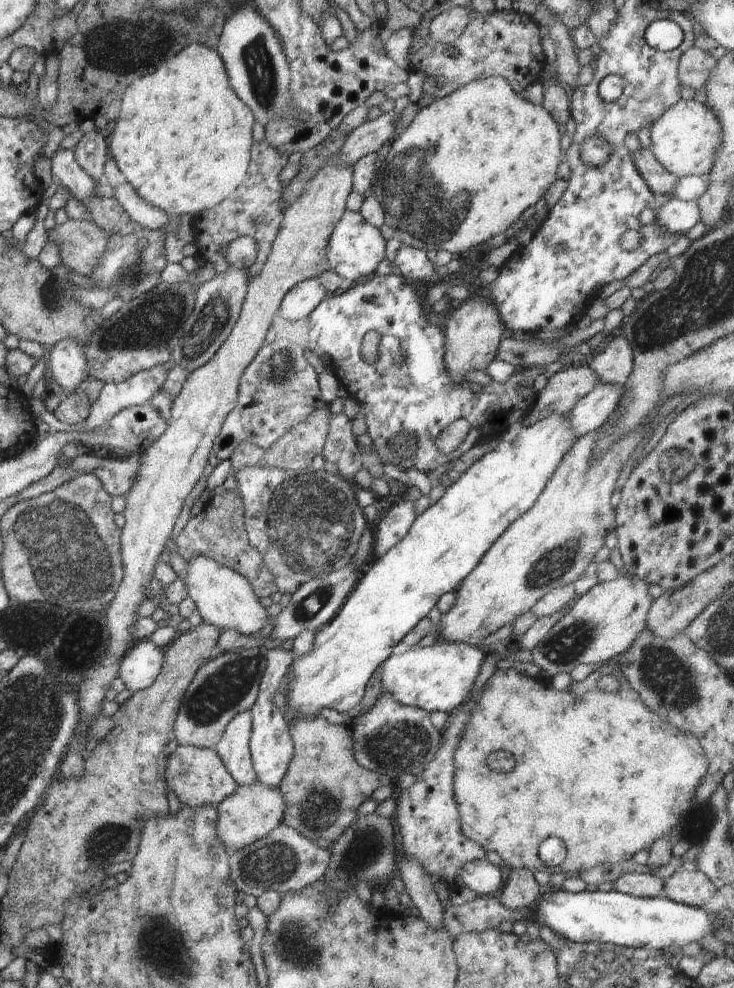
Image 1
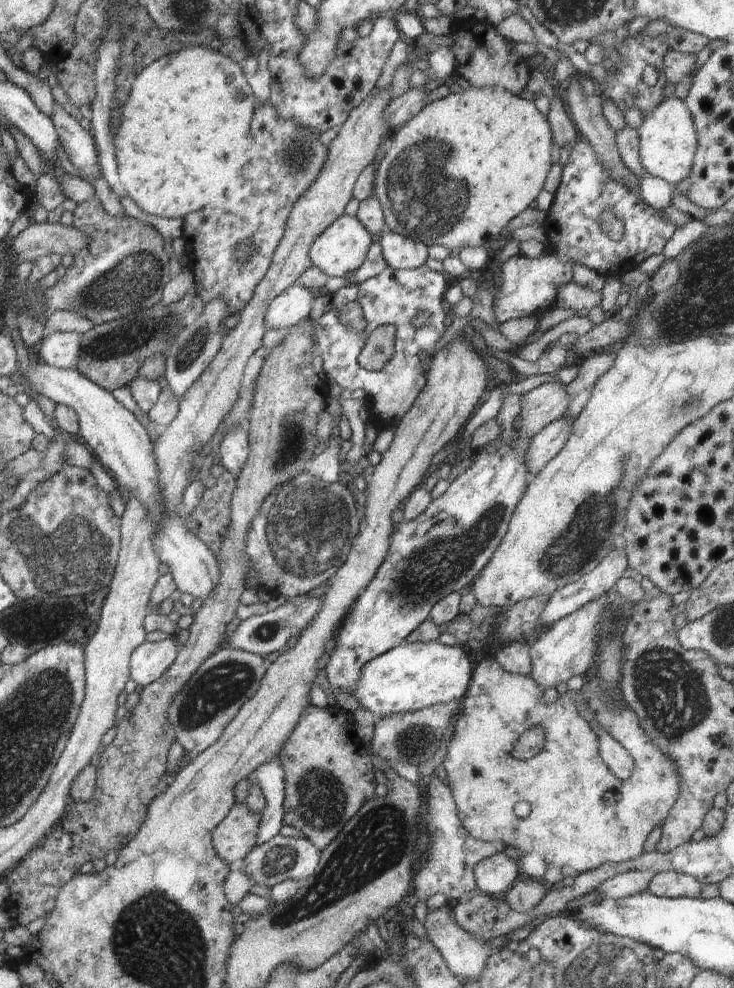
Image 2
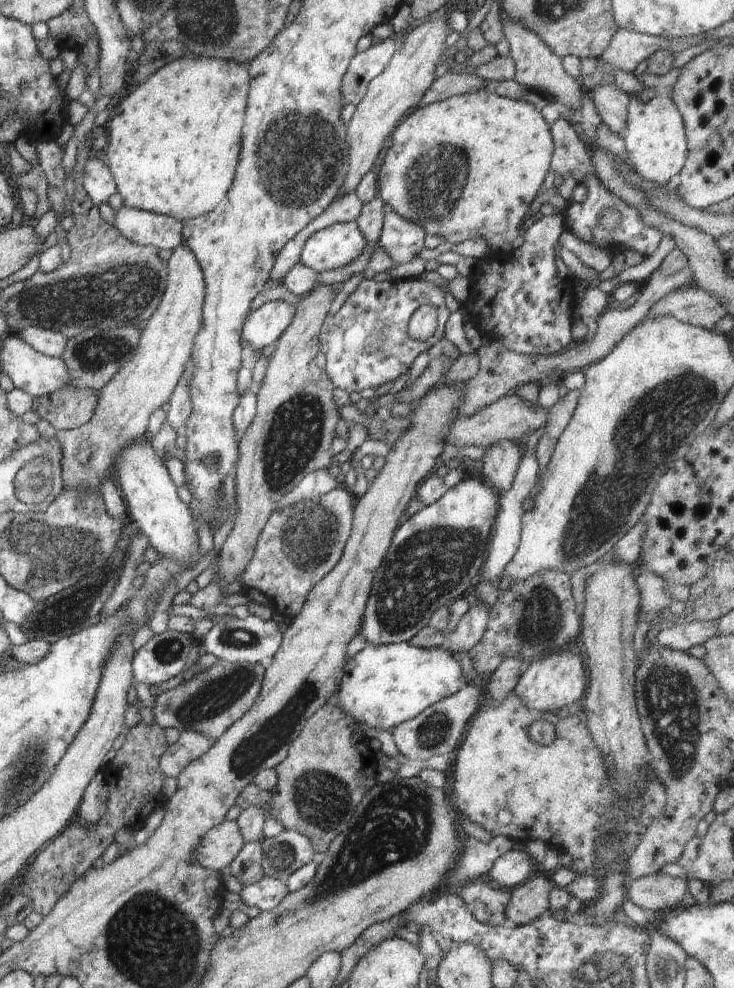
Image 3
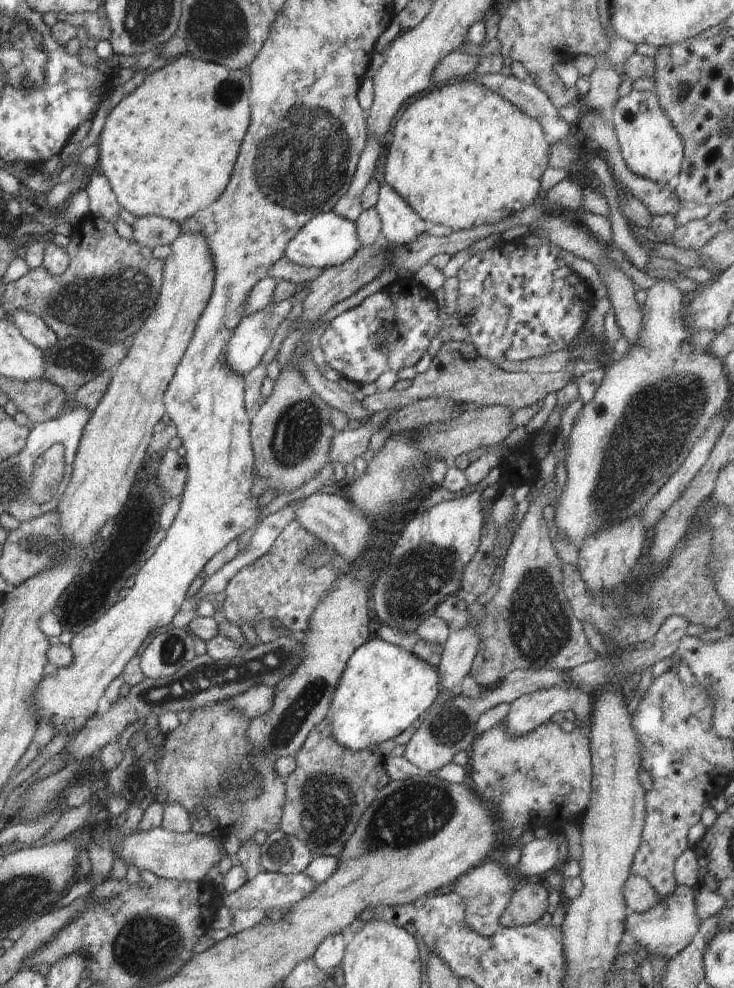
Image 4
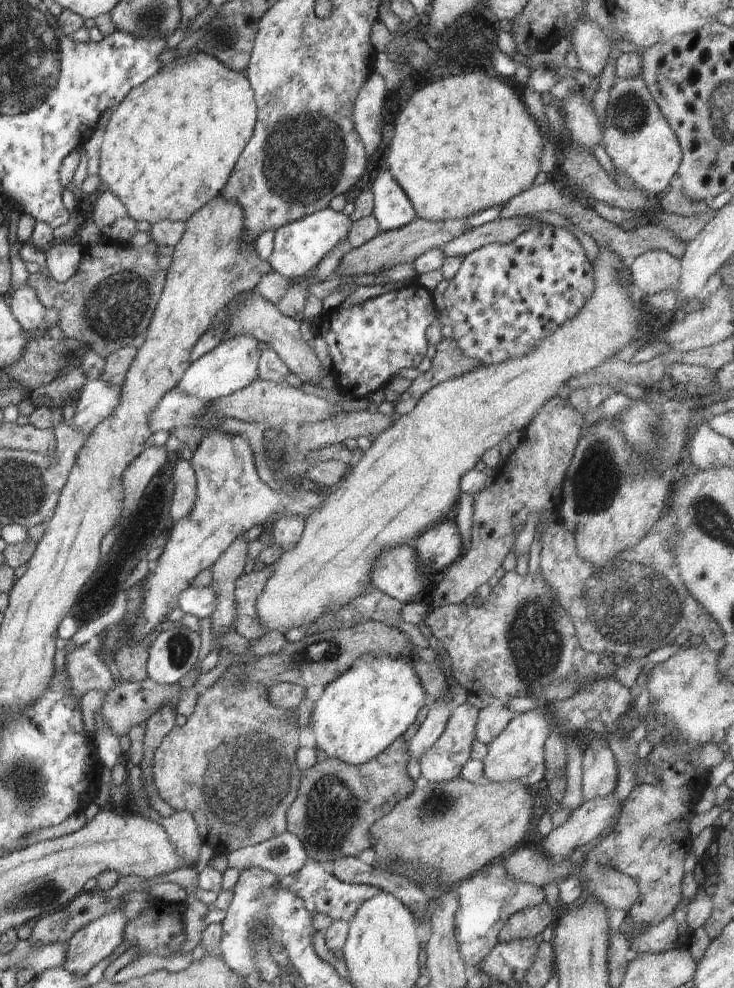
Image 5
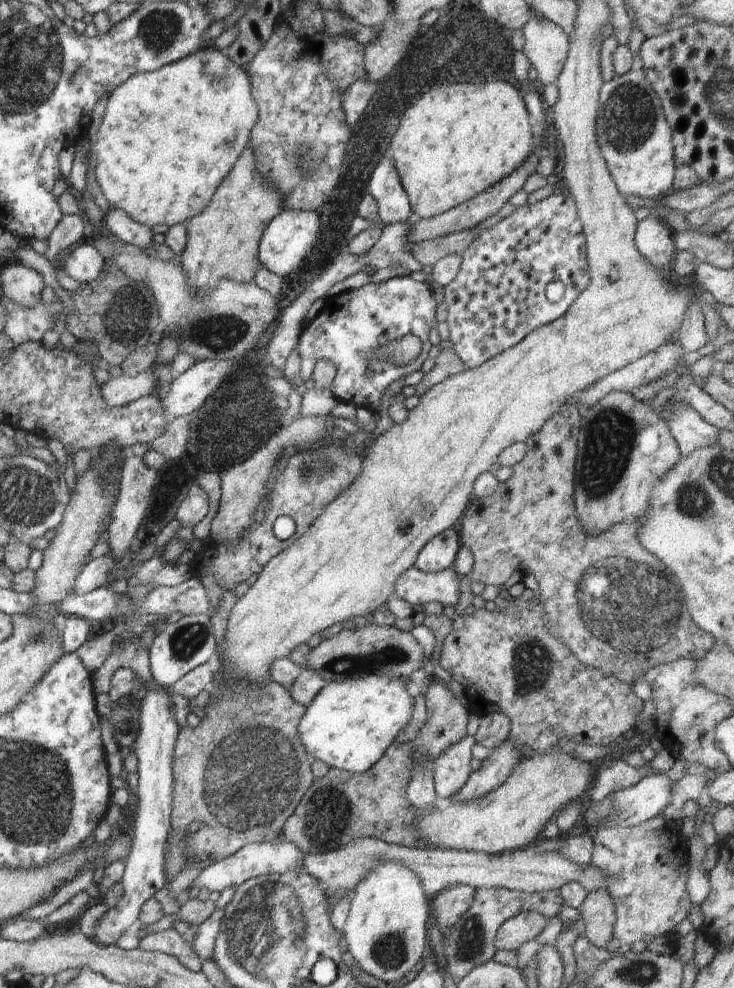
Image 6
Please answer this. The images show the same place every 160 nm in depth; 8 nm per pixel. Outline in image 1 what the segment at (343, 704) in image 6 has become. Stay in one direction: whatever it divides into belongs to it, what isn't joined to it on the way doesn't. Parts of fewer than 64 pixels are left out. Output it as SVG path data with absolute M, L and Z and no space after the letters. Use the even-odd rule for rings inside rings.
M436 642L424 648L412 647L402 655L390 655L382 663L382 692L389 692L400 704L418 707L429 713L441 710L451 713L468 696L487 650L466 643Z

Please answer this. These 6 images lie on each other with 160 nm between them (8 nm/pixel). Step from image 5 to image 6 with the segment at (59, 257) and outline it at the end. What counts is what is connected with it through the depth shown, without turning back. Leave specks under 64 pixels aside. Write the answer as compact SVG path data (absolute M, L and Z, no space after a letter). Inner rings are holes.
M84 240L80 246L74 248L73 252L69 252L59 265L70 278L78 280L83 285L98 278L105 261L98 251Z

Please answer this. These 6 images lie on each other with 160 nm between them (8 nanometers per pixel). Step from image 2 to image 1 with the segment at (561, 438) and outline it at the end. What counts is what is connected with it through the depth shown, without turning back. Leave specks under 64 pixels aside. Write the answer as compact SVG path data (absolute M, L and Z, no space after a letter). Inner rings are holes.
M598 383L594 390L583 396L568 412L571 429L577 437L598 431L617 410L623 386L614 383Z

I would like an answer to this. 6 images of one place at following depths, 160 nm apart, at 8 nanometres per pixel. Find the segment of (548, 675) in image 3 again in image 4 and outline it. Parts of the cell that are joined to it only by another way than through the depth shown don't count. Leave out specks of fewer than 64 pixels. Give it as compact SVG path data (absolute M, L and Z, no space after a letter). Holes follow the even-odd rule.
M570 683L552 685L551 687L541 688L536 692L525 694L509 704L511 707L505 720L506 730L511 735L524 736L532 732L538 725L549 721L551 718L558 718L566 710L572 710L578 716L578 723L582 724L586 733L589 734L588 724L590 724L593 707L590 695L590 692L588 693L586 690Z

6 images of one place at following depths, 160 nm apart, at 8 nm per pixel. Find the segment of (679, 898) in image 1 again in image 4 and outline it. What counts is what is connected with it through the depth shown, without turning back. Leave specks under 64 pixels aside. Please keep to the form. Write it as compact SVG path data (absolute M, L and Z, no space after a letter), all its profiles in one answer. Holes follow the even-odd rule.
M630 873L623 886L623 895L629 912L645 913L661 900L655 888L641 876Z

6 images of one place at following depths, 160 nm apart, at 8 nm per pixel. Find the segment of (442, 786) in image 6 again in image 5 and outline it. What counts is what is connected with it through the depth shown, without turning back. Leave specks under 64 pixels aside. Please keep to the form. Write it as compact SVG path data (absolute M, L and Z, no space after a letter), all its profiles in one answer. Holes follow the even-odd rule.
M468 702L451 710L444 732L442 732L440 738L427 750L425 757L422 757L419 762L421 774L426 780L445 783L459 776L464 763L471 758L470 750L475 742L475 726L478 715L479 710Z

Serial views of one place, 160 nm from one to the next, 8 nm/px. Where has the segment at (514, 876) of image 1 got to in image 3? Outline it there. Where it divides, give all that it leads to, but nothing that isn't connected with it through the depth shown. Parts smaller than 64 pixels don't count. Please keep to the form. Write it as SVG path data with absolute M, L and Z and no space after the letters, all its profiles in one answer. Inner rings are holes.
M548 874L534 876L517 885L509 896L505 910L507 918L516 926L522 926L545 916L549 908L549 892L553 887Z

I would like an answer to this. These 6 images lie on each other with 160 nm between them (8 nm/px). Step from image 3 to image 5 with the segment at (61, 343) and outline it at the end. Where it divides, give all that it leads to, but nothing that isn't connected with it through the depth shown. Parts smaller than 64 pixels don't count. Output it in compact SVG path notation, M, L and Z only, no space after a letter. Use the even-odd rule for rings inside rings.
M27 284L15 292L8 299L12 314L20 323L24 333L36 333L48 330L46 326L47 308L38 300L34 289Z

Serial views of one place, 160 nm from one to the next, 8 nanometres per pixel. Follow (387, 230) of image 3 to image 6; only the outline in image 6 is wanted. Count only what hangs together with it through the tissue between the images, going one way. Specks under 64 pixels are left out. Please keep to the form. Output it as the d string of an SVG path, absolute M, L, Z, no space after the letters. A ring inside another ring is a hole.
M389 155L388 158L382 158L382 162L372 172L367 192L377 200L378 220L382 225L406 223L414 214Z

